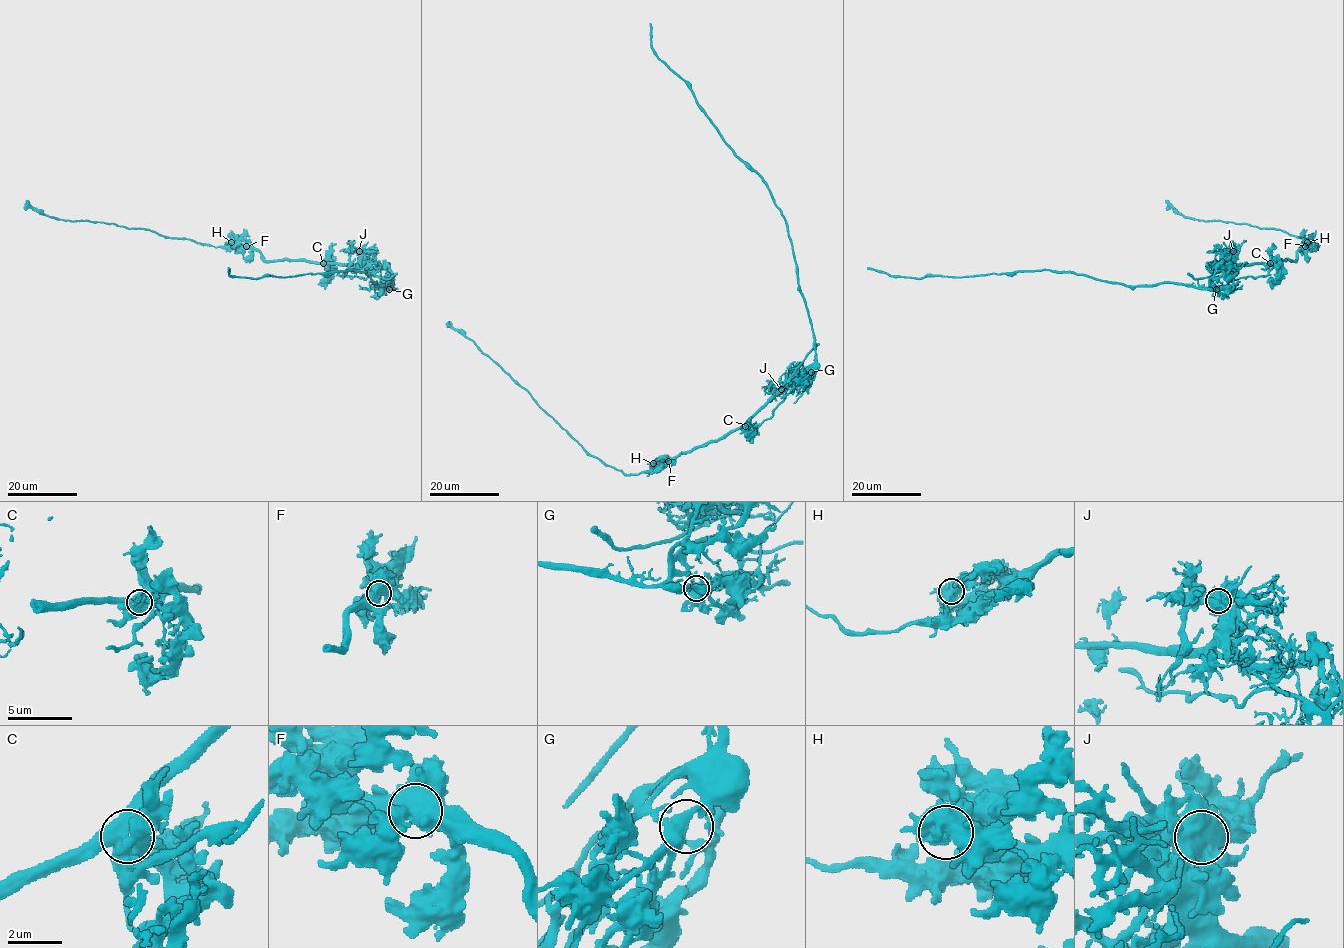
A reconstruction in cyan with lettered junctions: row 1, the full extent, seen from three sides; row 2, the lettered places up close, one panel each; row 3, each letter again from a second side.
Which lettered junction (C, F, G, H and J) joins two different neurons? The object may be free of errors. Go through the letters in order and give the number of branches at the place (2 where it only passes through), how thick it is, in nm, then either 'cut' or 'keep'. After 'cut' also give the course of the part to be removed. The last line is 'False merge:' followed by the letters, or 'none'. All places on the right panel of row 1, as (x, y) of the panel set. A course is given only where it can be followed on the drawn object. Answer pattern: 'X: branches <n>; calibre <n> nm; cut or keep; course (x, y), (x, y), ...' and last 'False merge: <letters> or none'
C: branches 3; calibre 700 nm; cut; course (1270, 263), (1266, 275), (1217, 275), (1207, 288), (1129, 286), (1048, 270), (922, 278), (867, 268)
F: branches 3; calibre 650 nm; keep
G: branches 3; calibre 360 nm; keep
H: branches 4; calibre 600 nm; keep
J: branches 3; calibre 650 nm; keep
False merge: C

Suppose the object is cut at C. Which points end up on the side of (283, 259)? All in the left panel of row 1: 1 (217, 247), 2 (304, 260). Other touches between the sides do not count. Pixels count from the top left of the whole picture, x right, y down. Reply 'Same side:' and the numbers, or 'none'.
Same side: 1, 2

